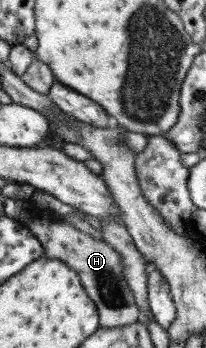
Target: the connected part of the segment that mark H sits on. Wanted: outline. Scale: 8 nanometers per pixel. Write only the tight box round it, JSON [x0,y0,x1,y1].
[27,219,143,327]

